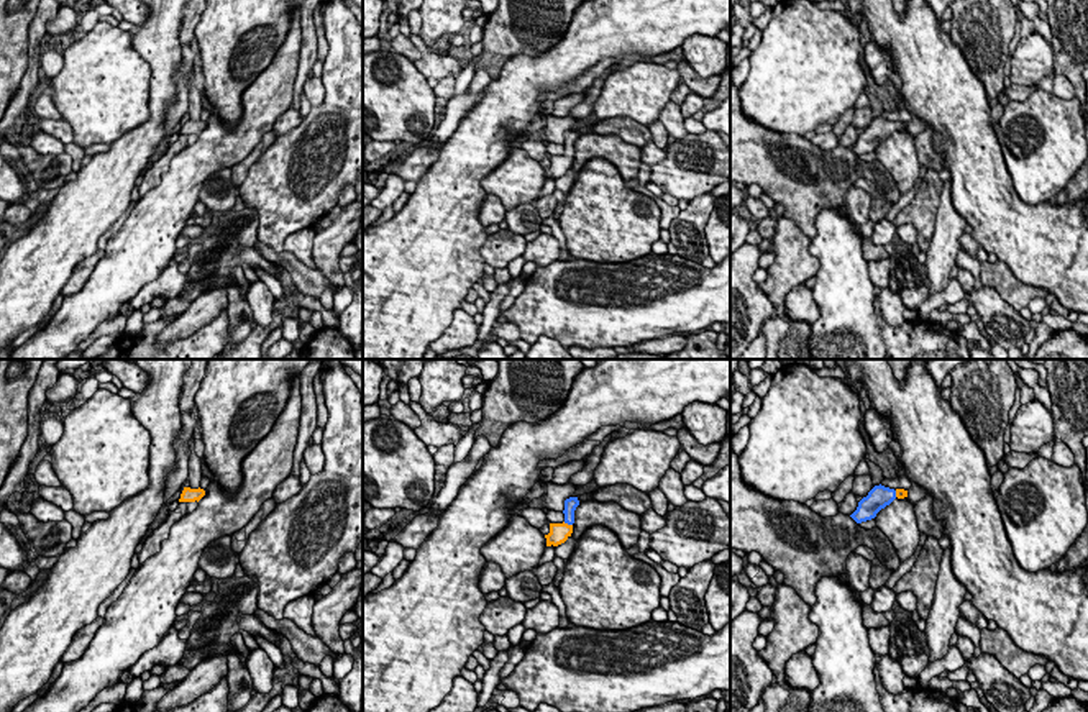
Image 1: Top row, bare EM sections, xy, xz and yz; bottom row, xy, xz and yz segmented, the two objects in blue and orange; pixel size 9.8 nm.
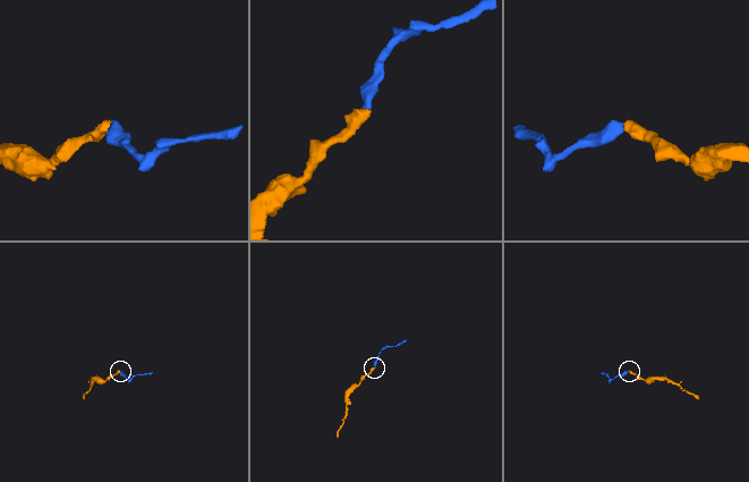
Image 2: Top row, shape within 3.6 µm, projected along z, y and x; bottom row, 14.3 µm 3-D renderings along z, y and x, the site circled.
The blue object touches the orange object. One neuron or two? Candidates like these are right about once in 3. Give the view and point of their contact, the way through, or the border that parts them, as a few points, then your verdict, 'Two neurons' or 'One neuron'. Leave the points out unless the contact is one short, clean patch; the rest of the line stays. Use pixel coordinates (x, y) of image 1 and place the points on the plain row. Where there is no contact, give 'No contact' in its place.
Touches blue at xz (568, 156). Path across: xz (570, 136), (568, 156), (558, 166). One neuron

